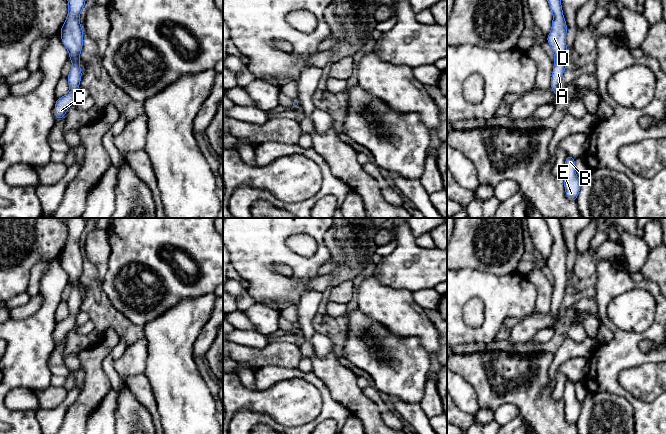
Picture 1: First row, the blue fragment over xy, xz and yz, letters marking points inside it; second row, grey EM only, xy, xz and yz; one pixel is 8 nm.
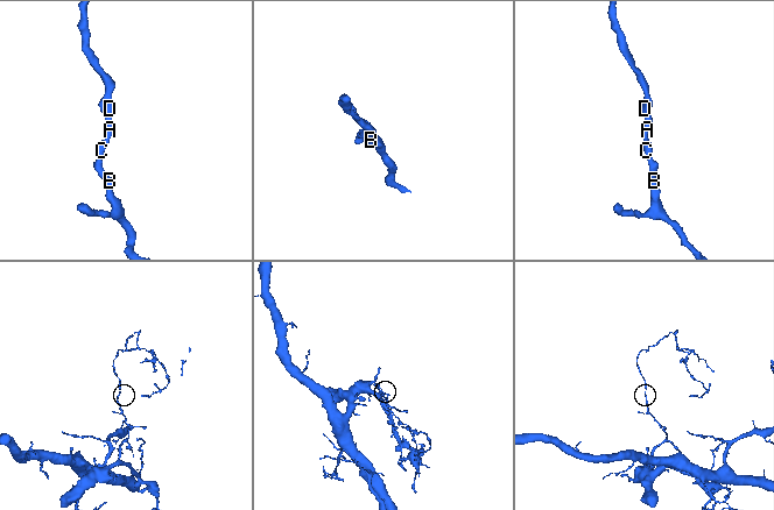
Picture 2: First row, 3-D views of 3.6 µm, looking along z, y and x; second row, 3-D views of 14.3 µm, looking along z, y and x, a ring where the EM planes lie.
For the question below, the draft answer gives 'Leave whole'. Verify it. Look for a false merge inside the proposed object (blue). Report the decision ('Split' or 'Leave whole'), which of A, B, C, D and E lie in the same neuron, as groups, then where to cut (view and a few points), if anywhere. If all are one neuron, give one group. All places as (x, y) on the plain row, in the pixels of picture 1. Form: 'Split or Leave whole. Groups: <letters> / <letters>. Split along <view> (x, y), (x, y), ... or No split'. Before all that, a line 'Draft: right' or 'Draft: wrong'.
Draft: right
Leave whole. Groups: A B C D E. No split

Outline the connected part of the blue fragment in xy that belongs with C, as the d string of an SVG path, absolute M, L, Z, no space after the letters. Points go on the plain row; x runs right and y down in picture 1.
M68 218L67 226L69 235L67 242L60 253L63 269L69 276L72 291L67 301L70 314L61 322L56 323L56 344L64 341L69 331L75 326L75 318L80 311L82 296L80 293L80 277L83 271L83 253L80 249L80 237L86 226L84 218Z

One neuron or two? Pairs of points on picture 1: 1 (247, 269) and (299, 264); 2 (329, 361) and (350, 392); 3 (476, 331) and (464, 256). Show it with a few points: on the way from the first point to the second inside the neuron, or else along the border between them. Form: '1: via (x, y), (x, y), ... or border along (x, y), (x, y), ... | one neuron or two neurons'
1: via (260, 258), (286, 258) | one neuron
2: via (329, 369), (342, 384) | one neuron
3: border along (457, 269), (473, 268), (489, 273) | two neurons

